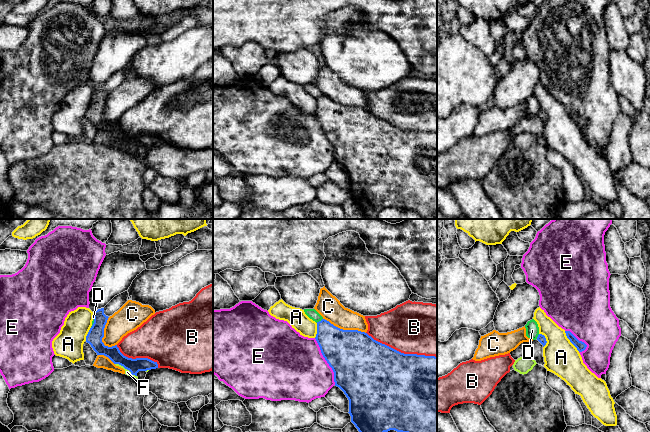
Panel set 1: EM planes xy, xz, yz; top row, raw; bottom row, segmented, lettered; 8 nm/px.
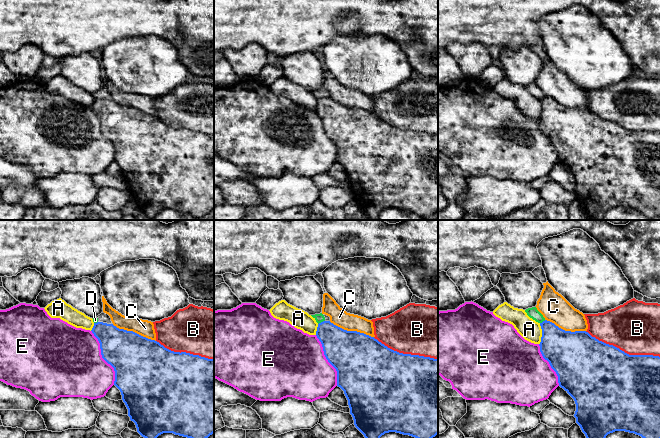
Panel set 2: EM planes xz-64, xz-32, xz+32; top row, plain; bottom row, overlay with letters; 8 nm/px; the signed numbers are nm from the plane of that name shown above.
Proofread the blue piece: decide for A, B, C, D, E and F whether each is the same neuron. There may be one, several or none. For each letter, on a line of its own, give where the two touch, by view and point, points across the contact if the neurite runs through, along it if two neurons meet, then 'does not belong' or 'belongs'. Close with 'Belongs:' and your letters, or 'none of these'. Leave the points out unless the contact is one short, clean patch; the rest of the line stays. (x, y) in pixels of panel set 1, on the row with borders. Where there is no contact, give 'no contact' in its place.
A: meets blue in yz at (570, 341); does not belong
B: meets blue in xz at (400, 352); does not belong
C: meets blue in xz at (344, 330); does not belong
D: meets blue in xz at (319, 321); border along xz (322, 318), (316, 322); does not belong
E: meets blue in xz at (326, 360); does not belong
F: meets blue in xy at (126, 368); border along xy (115, 363), (123, 366), (136, 376); does not belong
Belongs: none of these

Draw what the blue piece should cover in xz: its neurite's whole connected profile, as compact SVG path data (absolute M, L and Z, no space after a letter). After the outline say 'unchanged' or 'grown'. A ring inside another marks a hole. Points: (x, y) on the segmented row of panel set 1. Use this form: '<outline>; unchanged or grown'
M322 319L317 322L317 334L315 337L321 353L334 372L335 386L339 387L349 400L349 414L351 422L359 432L437 432L437 357L417 354L404 354L385 344L374 340L365 332L358 330L343 330L329 321Z; unchanged

